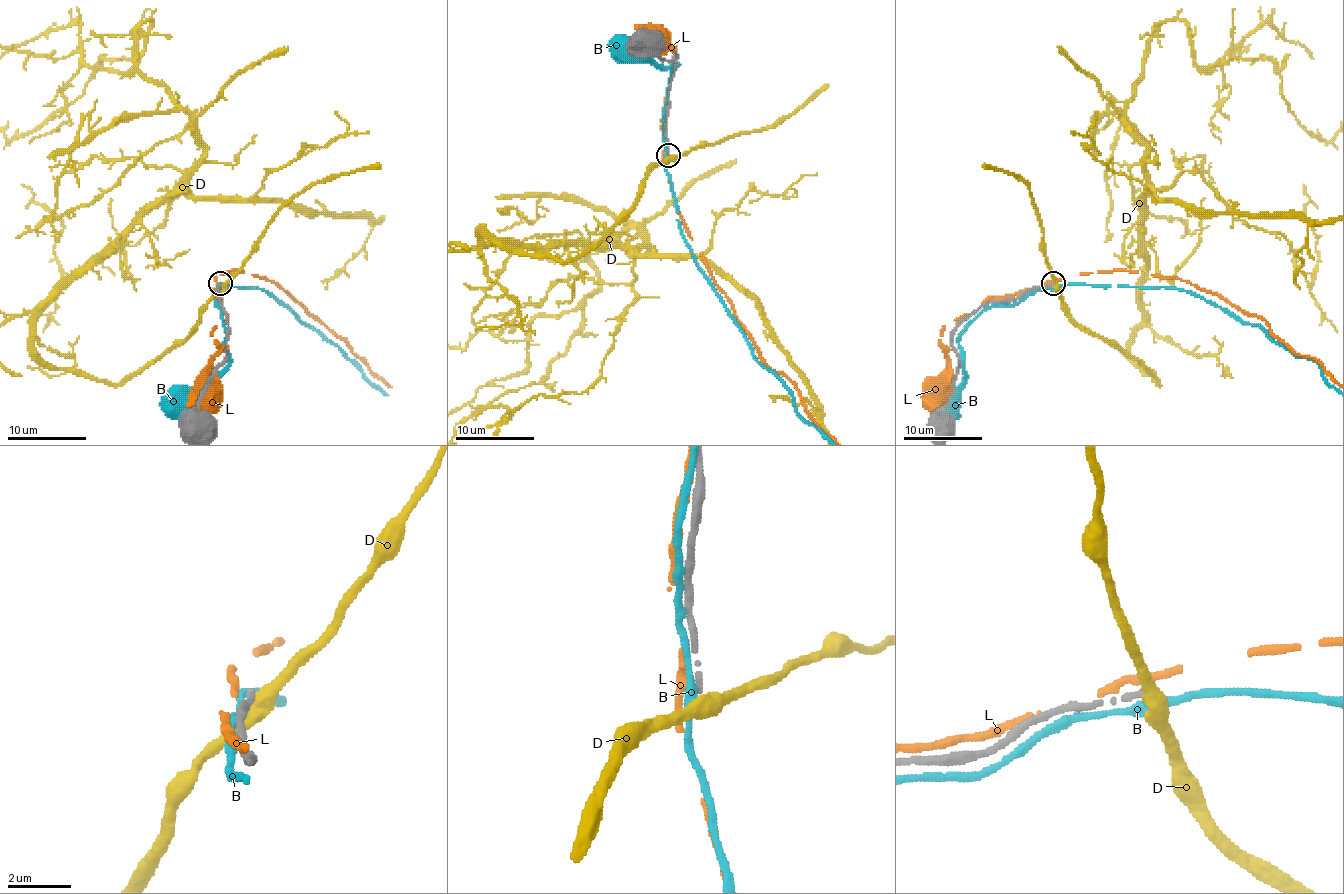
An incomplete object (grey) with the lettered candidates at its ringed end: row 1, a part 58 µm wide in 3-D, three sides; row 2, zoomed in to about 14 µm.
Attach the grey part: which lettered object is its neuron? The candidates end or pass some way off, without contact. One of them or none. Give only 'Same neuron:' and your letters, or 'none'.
Same neuron: none

